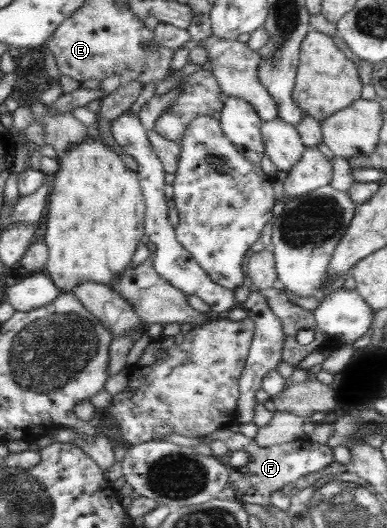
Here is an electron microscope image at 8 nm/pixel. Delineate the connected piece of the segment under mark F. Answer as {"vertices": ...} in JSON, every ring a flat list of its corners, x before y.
{"vertices":[[227,428,217,429,210,435,203,437,204,442,210,444,213,440,222,440,227,448,244,450,249,453,249,463,243,468,233,468,229,472,229,481,233,483,235,498,242,504,260,504,269,510,270,496,275,491,281,491,289,483,299,483,301,478,331,467,335,463,333,448,327,444,309,441,307,437,299,437,285,444,271,444,262,448,254,438,247,437,241,432,233,432]]}

